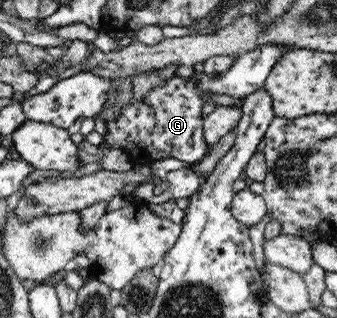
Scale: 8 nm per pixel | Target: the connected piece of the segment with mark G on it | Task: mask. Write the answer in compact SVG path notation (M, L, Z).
M275 44L264 45L259 49L234 57L231 67L223 73L209 75L194 70L191 77L173 75L167 77L161 85L147 89L147 95L133 99L125 105L119 105L115 119L105 119L106 132L102 135L103 144L97 146L103 150L120 149L125 151L131 164L151 166L156 160L175 158L192 166L206 158L208 143L203 137L203 106L211 95L230 95L244 100L247 96L263 88L271 67L283 55L288 47Z

